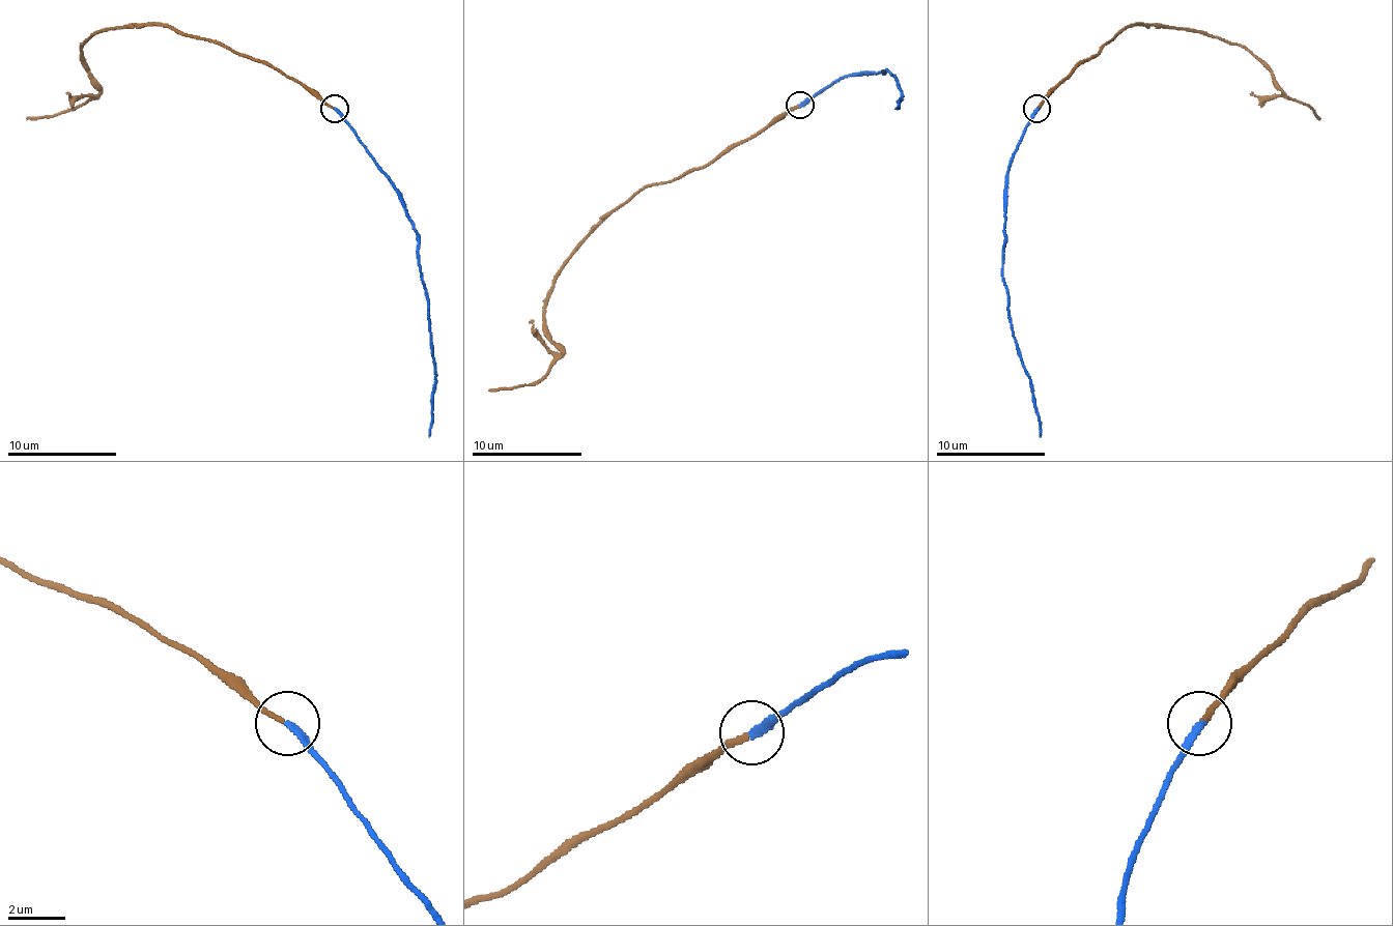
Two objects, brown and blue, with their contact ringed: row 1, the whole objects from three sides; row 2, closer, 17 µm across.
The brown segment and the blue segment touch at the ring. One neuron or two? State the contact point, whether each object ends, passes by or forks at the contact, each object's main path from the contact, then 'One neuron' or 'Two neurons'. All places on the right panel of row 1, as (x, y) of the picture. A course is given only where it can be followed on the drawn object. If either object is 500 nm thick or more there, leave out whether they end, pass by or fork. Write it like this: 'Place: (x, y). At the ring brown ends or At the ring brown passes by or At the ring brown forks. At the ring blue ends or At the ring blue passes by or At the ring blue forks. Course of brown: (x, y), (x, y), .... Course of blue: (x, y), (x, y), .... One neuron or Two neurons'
Place: (1036, 109). At the ring brown ends. At the ring blue ends. Course of brown: (1039, 109), (1124, 27), (1167, 24), (1200, 30), (1244, 47), (1279, 90), (1301, 100), (1320, 120). Course of blue: (1035, 109), (1008, 167), (1003, 284), (1008, 295), (1012, 336), (1030, 380), (1042, 437). One neuron

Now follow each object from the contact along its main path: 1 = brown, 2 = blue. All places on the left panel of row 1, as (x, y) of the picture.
1: (334, 109), (219, 44), (125, 24), (82, 47), (95, 90), (85, 100), (27, 120)
2: (334, 109), (394, 185), (419, 243), (435, 380), (429, 437)

